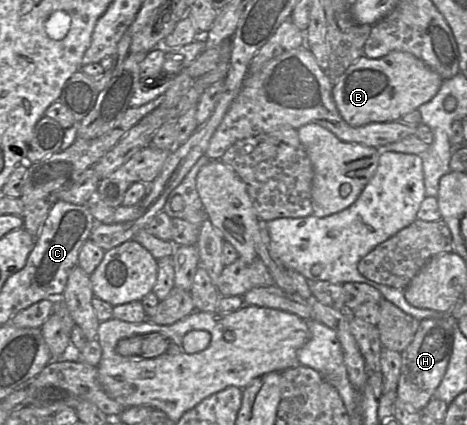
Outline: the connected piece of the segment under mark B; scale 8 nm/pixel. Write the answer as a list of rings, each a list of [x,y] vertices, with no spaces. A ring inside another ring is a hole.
[[[392,51],[377,59],[362,55],[334,81],[332,97],[344,121],[358,127],[371,122],[400,120],[405,114],[431,100],[443,81],[422,60],[407,52]]]

